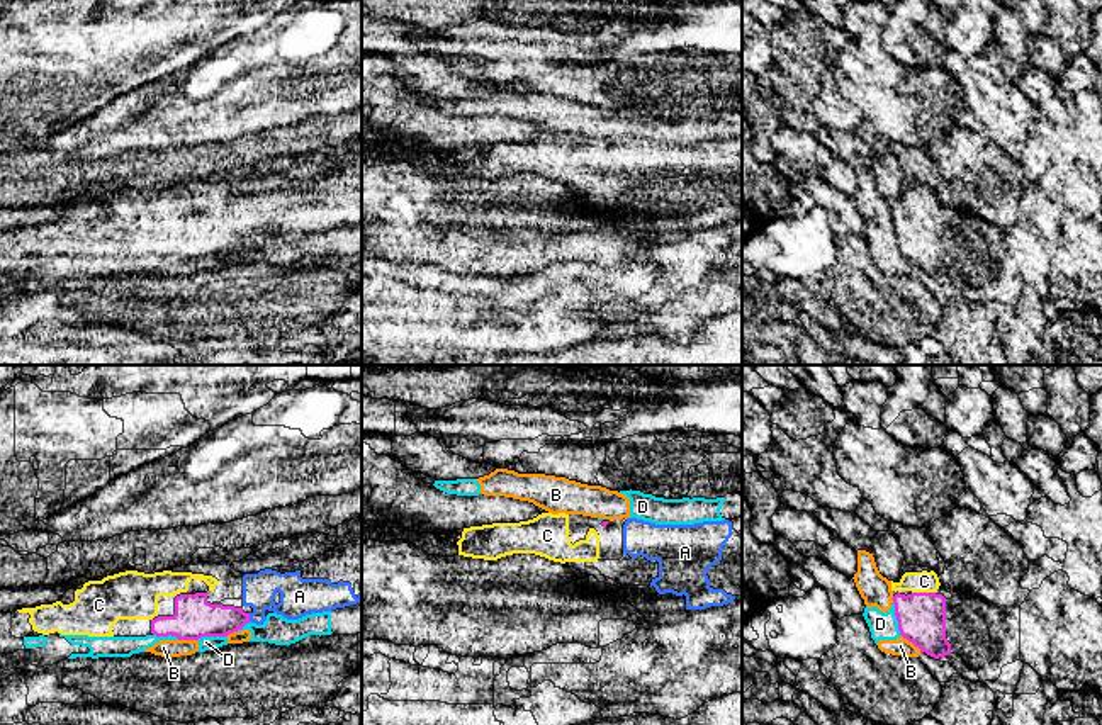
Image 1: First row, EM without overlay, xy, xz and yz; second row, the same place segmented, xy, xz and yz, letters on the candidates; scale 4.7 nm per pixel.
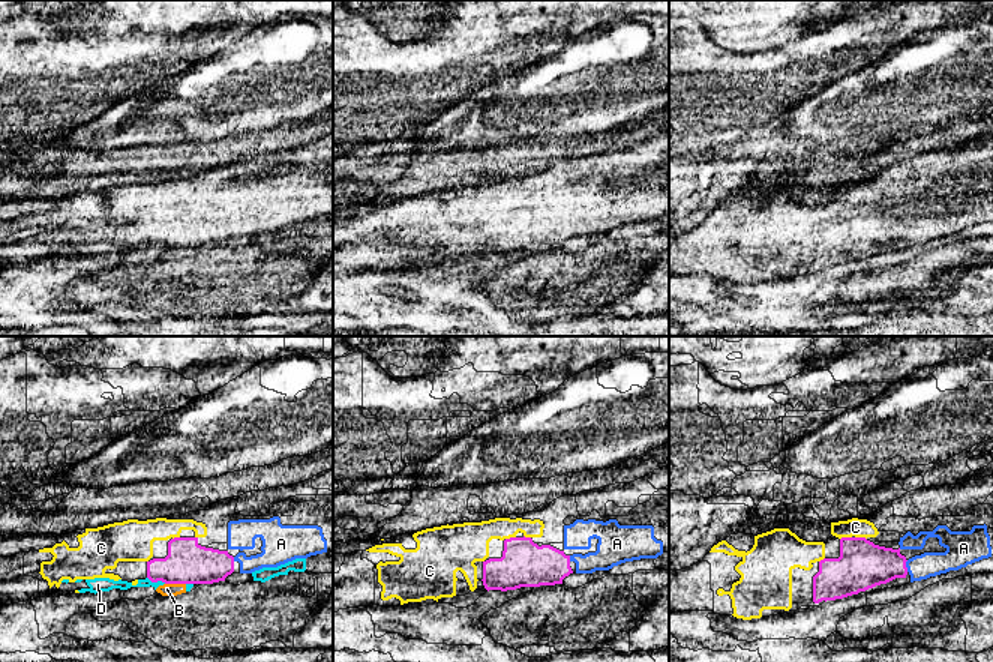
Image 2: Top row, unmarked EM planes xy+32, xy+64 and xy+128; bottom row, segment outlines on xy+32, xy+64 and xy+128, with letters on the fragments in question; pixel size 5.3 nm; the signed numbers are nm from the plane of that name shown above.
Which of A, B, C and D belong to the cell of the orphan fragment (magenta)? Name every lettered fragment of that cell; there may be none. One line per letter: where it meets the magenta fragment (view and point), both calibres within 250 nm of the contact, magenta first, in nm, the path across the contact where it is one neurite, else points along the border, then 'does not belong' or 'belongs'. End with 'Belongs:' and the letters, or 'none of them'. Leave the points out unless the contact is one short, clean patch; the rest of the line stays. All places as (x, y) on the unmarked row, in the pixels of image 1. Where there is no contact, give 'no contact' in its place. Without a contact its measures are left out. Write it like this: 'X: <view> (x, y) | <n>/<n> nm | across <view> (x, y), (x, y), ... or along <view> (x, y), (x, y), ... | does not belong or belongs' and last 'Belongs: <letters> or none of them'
A: xy (248, 236) | 190/180 nm | belongs
B: yz (910, 260) | 220/80 nm | does not belong
C: yz (924, 213) | 220/100 nm | belongs
D: yz (897, 238) | 220/130 nm | along yz (892, 223), (900, 253) | does not belong
Belongs: A, C

